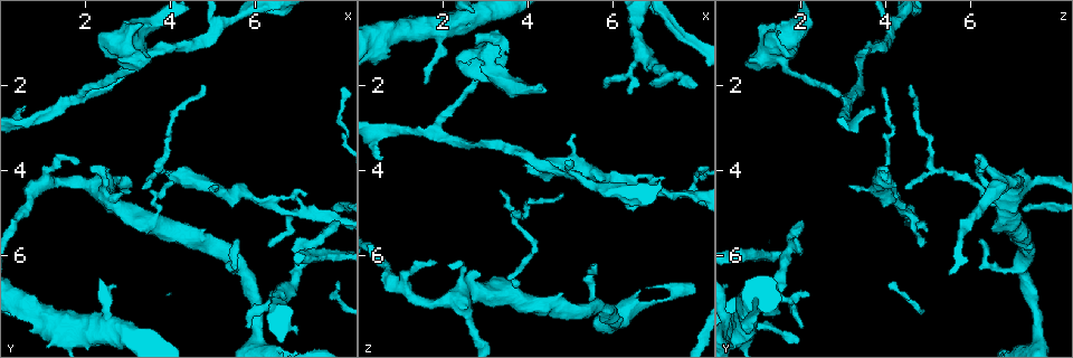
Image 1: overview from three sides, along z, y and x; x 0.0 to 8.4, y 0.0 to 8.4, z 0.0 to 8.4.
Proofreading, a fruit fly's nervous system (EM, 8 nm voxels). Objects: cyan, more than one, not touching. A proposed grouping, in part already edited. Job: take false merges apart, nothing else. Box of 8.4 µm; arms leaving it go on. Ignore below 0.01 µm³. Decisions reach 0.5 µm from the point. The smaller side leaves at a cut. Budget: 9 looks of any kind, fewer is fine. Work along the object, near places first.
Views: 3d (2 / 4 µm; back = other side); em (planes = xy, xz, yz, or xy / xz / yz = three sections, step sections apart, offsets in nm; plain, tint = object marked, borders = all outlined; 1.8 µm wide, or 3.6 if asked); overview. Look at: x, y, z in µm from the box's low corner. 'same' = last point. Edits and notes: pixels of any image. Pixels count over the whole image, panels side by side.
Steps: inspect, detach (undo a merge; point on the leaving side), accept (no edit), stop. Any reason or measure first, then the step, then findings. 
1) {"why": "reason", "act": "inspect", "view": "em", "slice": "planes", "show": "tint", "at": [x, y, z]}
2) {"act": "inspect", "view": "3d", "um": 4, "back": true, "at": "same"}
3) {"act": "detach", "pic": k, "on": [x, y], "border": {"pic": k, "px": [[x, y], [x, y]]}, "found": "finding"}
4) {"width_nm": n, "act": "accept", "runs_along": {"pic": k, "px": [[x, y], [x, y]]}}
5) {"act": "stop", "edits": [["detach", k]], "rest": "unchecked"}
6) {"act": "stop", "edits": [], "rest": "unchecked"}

{"why": "abrupt turn", "act": "inspect", "view": "em", "slice": "planes", "show": "plain", "at": [6.85, 5.00, 4.55]}

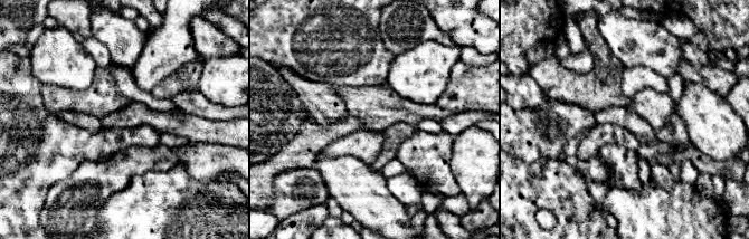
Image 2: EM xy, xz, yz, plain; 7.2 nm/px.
{"act": "inspect", "view": "em", "slice": "planes", "show": "tint", "at": "same"}

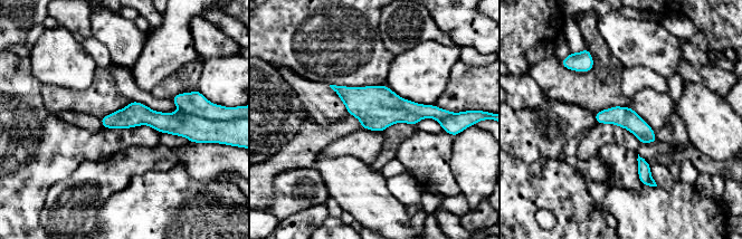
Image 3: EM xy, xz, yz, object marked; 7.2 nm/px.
{"act": "detach", "pic": 3, "on": [194, 103], "border": {"pic": 3, "px": [[179, 107], [187, 113], [201, 117]]}, "found": "a second cell is stuck on"}

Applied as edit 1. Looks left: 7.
{"act": "inspect", "view": "overview"}

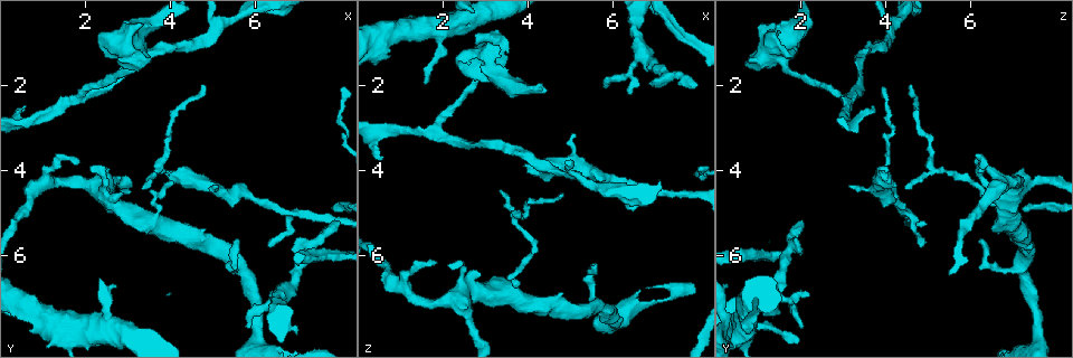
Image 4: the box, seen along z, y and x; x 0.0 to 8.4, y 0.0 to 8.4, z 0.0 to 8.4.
{"why": "arms part here", "act": "inspect", "view": "3d", "um": 2, "at": [7.25, 5.85, 1.80]}

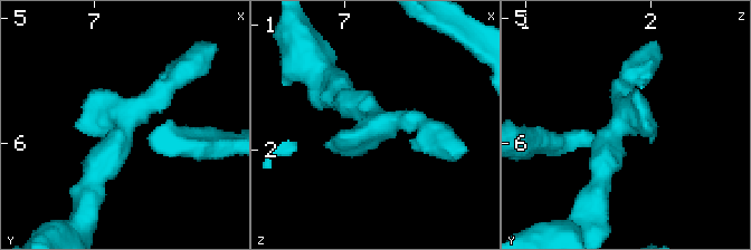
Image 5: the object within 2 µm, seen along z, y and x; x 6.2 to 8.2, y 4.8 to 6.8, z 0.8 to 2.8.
{"why": "shape alone is not enough", "act": "inspect", "view": "em", "um": 3.6, "slice": "planes", "show": "tint", "at": [7.28, 5.84, 1.76]}

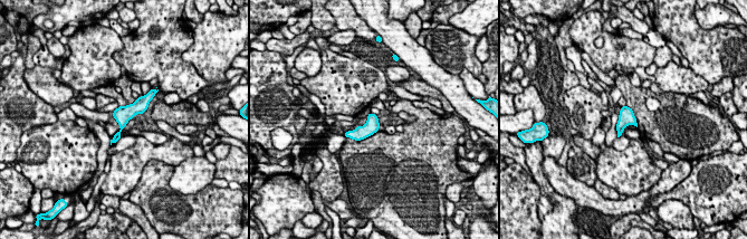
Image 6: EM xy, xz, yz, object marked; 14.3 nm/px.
{"act": "accept", "runs_along": {"pic": 6, "px": [[146, 98], [122, 121], [115, 139]]}, "found": "one cell here"}

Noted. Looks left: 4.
{"why": "thick turns thin", "act": "inspect", "view": "3d", "um": 4, "at": [6.00, 7.95, 7.65]}

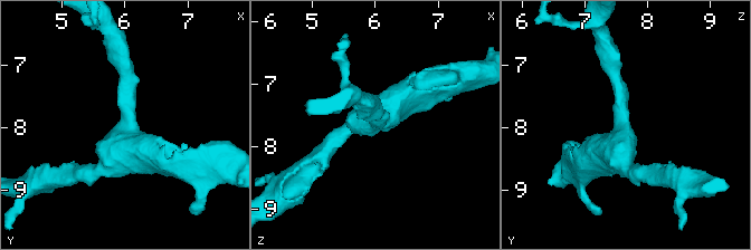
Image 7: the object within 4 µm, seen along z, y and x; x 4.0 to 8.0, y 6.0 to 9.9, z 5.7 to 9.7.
{"why": "now the EM", "act": "inspect", "view": "em", "um": 3.6, "slice": "planes", "show": "tint", "at": [6.00, 7.95, 7.60]}

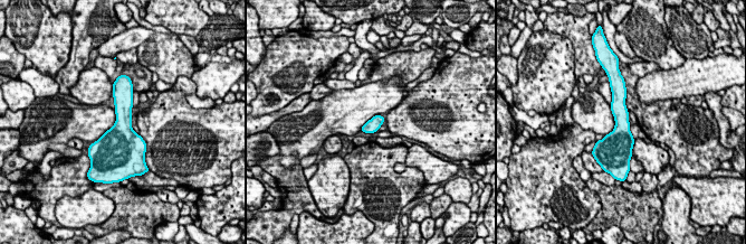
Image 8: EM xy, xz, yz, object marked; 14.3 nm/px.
{"width_nm": 200, "act": "accept", "found": "all the same cell"}

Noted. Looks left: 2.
{"why": "two arms in line, one across", "act": "inspect", "view": "em", "um": 3.6, "slice": "planes", "show": "tint", "at": [1.90, 2.25, 3.00]}

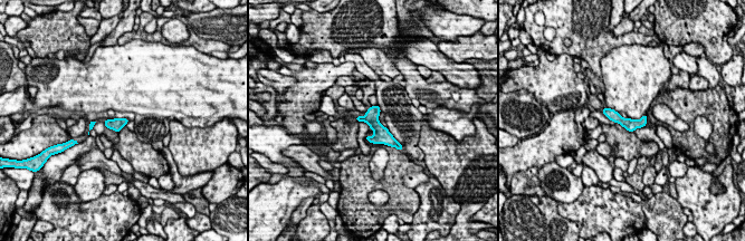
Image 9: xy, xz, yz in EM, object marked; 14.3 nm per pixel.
{"act": "accept", "runs_along": {"pic": 9, "px": [[605, 111], [626, 123], [643, 122]]}, "found": "all the same cell"}

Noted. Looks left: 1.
{"act": "stop", "edits": [["detach", 3]], "rest": "unchecked"}

